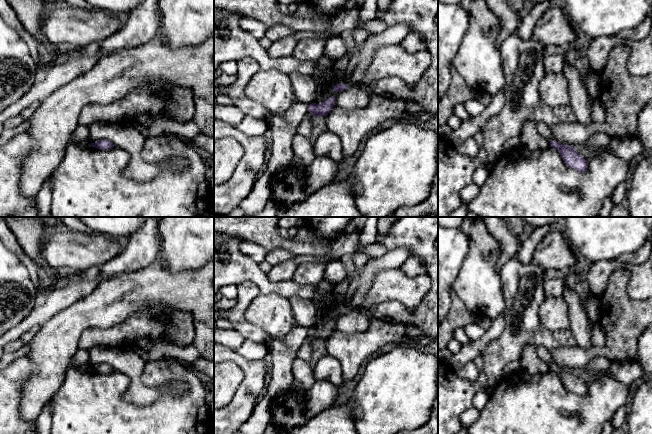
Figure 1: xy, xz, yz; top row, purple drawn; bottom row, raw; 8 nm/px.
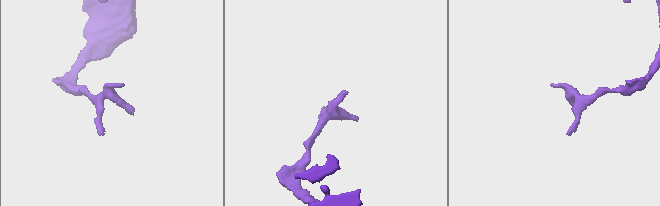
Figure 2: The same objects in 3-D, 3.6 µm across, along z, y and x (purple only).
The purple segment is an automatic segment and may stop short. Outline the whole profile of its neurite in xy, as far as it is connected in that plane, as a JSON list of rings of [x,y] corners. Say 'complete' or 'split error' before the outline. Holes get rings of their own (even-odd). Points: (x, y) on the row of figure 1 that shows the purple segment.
complete; [[[101,140],[95,143],[91,143],[92,147],[102,149],[102,150],[109,150],[114,147],[114,144],[108,140]]]

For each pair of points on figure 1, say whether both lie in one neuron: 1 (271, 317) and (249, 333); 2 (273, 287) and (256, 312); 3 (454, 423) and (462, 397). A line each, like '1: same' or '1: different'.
1: different
2: different
3: same

